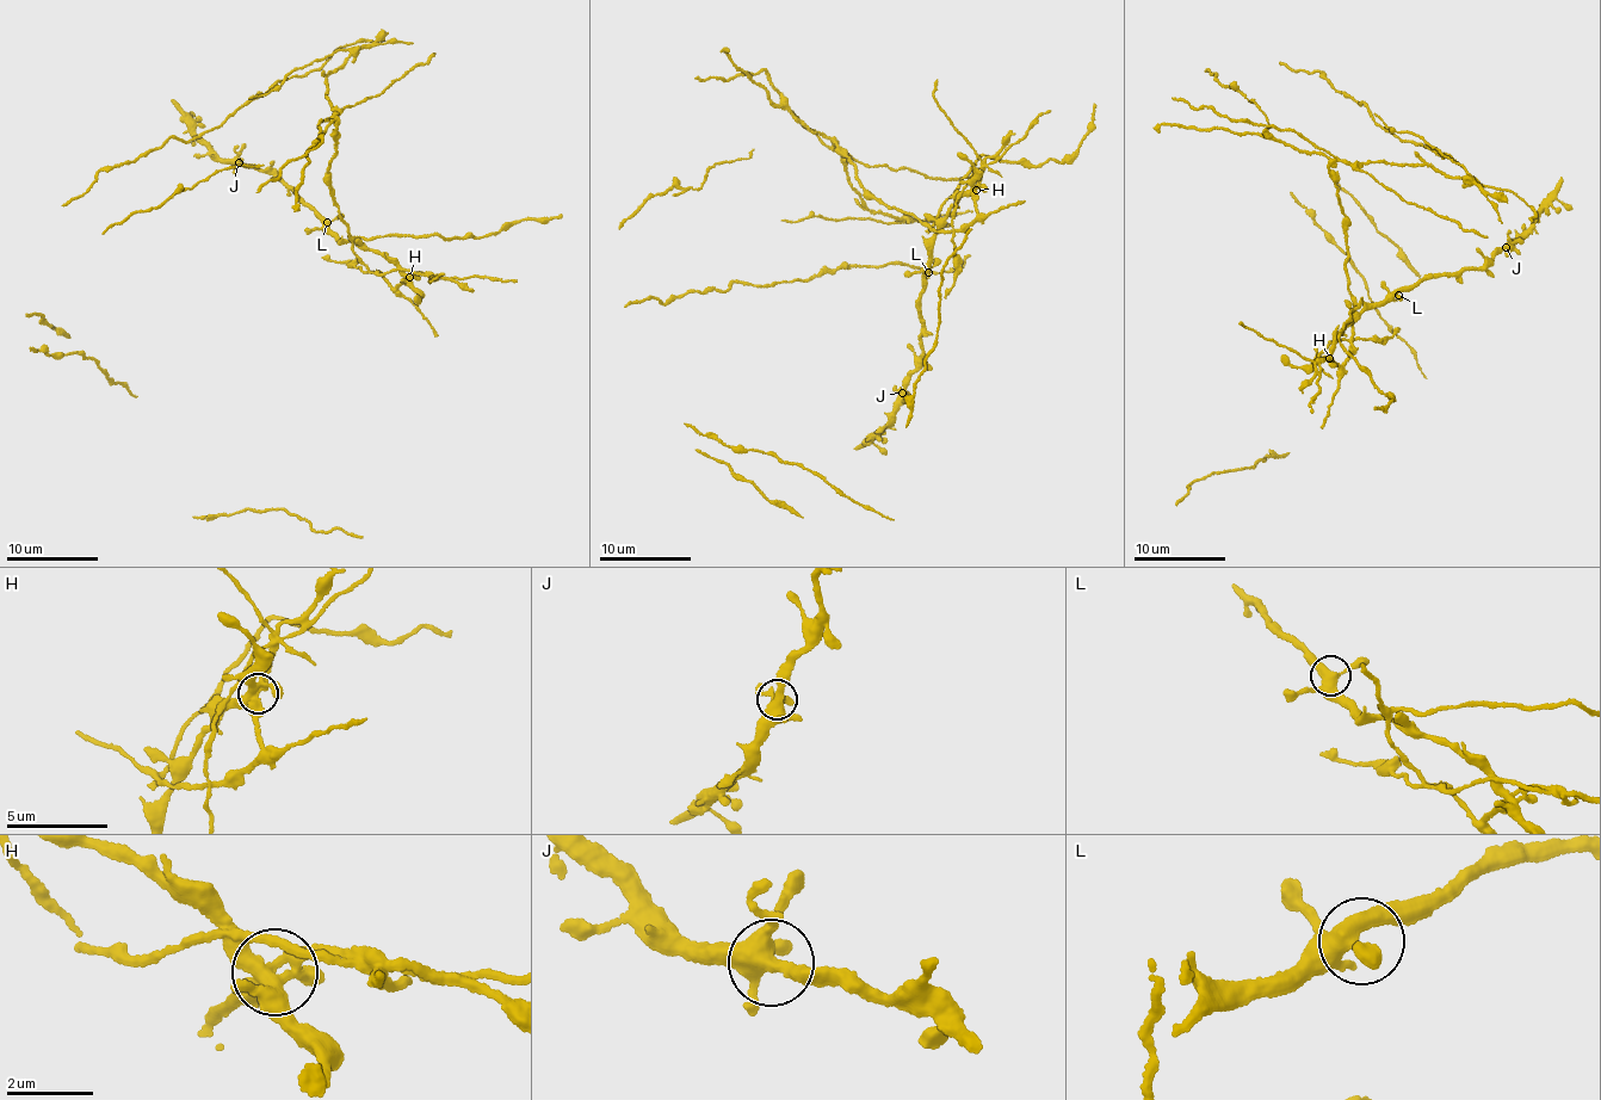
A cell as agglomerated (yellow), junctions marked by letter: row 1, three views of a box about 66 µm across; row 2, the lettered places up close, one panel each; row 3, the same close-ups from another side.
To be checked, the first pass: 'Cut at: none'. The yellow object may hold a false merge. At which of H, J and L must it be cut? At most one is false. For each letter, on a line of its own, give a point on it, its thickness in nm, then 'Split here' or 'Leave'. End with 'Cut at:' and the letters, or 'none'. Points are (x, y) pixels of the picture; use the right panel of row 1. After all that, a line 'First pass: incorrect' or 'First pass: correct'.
H: Place: (1329, 358). Thickness 400 nm. Split here
J: Place: (1506, 247). Thickness 360 nm. Leave
L: Place: (1398, 295). Thickness 400 nm. Leave
Cut at: H
First pass: incorrect

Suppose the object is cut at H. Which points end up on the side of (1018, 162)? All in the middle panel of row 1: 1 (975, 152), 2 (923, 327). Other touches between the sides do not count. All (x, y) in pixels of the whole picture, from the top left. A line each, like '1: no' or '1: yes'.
1: yes
2: no

